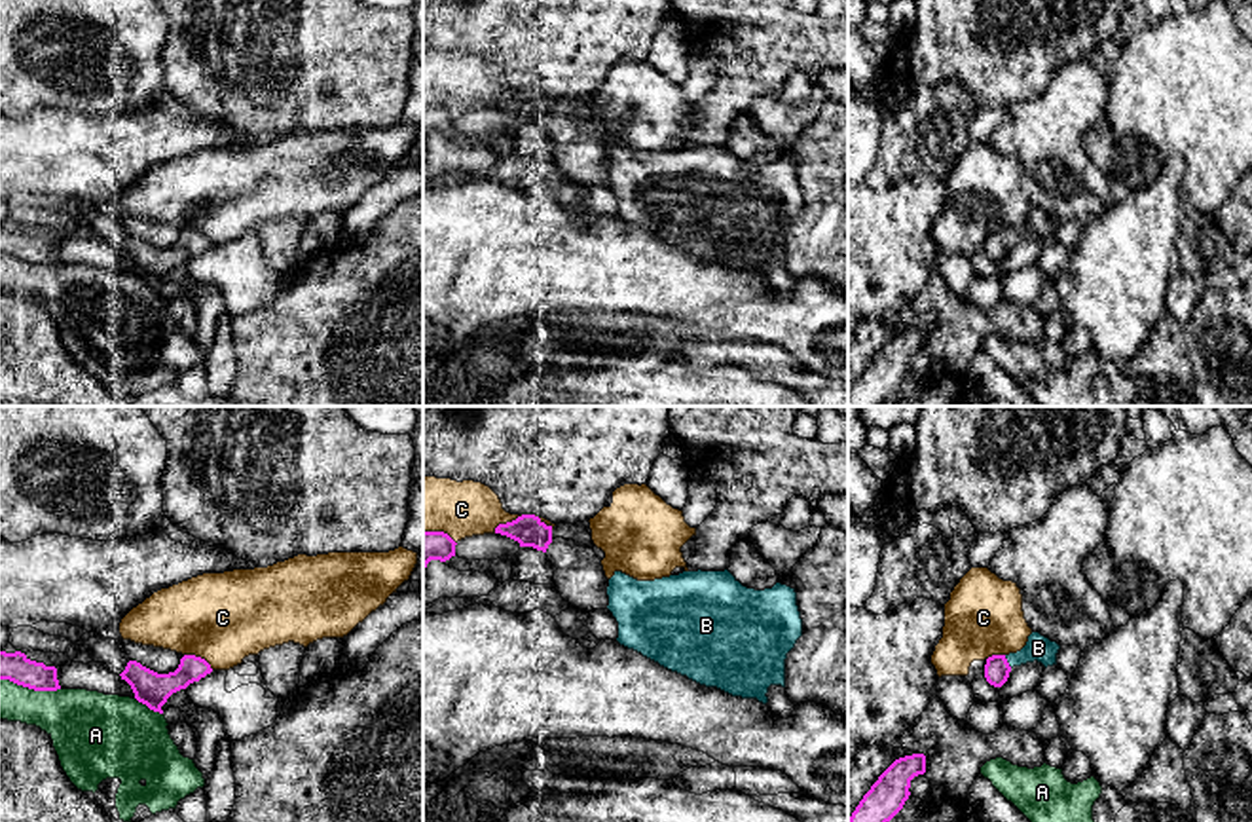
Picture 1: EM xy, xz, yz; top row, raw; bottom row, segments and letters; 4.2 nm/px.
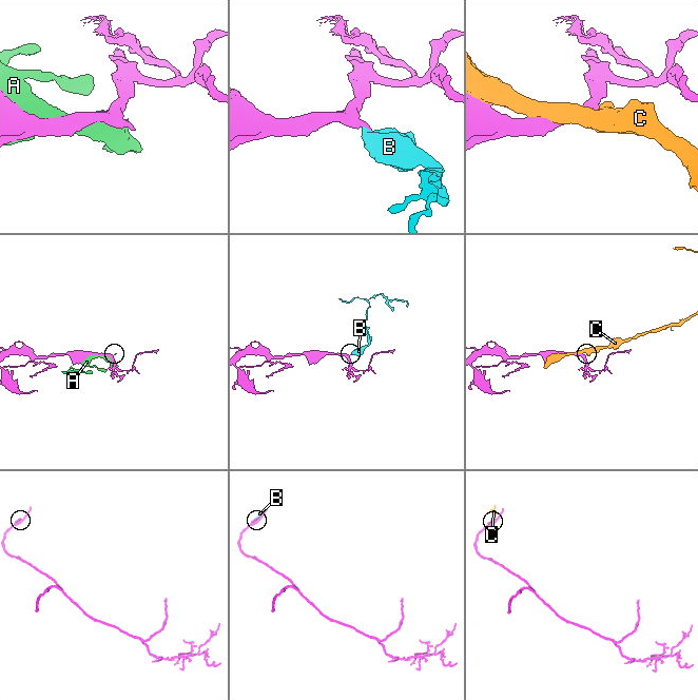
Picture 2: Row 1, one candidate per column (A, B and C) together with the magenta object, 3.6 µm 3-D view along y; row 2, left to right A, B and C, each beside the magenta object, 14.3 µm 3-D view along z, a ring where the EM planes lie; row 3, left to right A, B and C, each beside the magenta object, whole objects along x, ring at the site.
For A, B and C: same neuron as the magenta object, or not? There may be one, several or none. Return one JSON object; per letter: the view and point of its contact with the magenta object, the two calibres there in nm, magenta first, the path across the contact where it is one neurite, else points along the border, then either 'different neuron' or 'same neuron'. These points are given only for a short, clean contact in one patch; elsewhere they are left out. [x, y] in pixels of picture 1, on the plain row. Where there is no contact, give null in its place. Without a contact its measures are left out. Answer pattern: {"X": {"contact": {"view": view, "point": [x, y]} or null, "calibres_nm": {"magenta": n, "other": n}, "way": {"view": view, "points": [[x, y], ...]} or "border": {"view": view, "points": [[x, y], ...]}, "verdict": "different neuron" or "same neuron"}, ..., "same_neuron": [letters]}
{"A": {"contact": {"view": "xy", "point": [31, 262]}, "calibres_nm": {"magenta": 120, "other": 260}, "verdict": "different neuron"}, "B": {"contact": {"view": "yz", "point": [1006, 236]}, "calibres_nm": {"magenta": 110, "other": 110}, "way": {"view": "yz", "points": [[996, 245], [1006, 236], [1023, 232], [1038, 223]]}, "verdict": "same neuron"}, "C": {"contact": {"view": "xz", "point": [507, 97]}, "calibres_nm": {"magenta": 140, "other": 240}, "verdict": "different neuron"}, "same_neuron": ["B"]}

